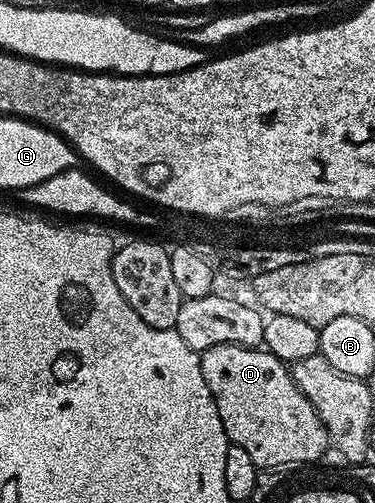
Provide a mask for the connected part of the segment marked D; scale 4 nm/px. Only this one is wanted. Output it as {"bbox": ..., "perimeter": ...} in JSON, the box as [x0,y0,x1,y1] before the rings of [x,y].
{"bbox":[199,345,329,471],"perimeter":[[[218,345],[217,347],[209,347],[202,350],[199,353],[199,362],[201,363],[201,375],[205,375],[205,383],[209,383],[209,391],[213,395],[213,403],[217,403],[217,415],[221,415],[221,423],[227,432],[228,442],[237,447],[242,447],[245,451],[249,451],[249,456],[253,458],[253,463],[258,469],[261,471],[286,470],[288,468],[287,465],[307,465],[310,461],[317,460],[326,449],[329,449],[327,432],[313,407],[313,403],[309,403],[309,399],[305,399],[305,395],[301,395],[301,387],[297,387],[297,383],[291,378],[290,368],[285,362],[277,359],[272,353],[267,352],[266,348],[256,347],[250,349],[244,345]]]}

